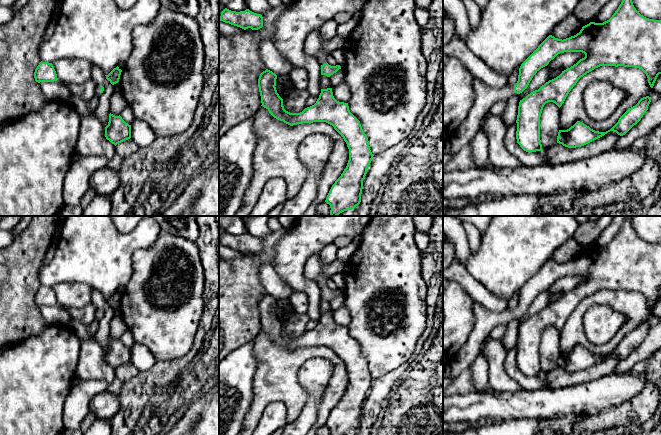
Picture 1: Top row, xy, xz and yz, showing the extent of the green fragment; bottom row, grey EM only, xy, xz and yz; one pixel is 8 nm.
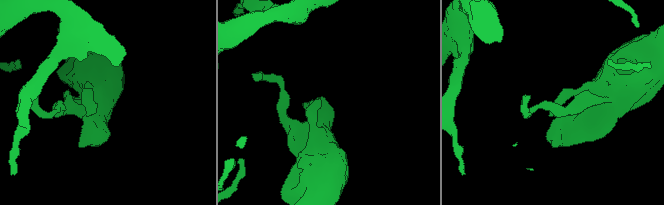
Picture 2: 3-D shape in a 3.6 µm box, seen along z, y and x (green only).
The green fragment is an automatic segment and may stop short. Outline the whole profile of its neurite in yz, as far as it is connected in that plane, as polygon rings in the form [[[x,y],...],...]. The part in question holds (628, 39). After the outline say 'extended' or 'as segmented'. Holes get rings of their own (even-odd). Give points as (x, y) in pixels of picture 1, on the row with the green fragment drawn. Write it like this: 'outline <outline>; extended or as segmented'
outline [[[622,0],[612,17],[603,23],[590,22],[583,26],[579,33],[563,40],[549,35],[521,64],[518,81],[514,86],[506,85],[500,89],[493,89],[474,77],[474,105],[467,118],[448,140],[451,149],[449,154],[443,153],[443,168],[462,147],[468,145],[476,136],[483,118],[496,102],[502,100],[507,102],[514,93],[522,93],[541,68],[547,66],[558,54],[564,52],[582,52],[585,57],[519,102],[516,139],[520,147],[526,152],[543,151],[540,140],[540,117],[544,105],[553,102],[560,108],[578,80],[595,68],[600,66],[639,68],[646,74],[648,83],[653,88],[658,75],[661,74],[661,20],[644,17],[636,10],[632,0]]]; extended

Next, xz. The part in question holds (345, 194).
outline [[[266,69],[258,79],[258,87],[261,96],[261,103],[269,113],[276,119],[293,126],[302,123],[326,122],[343,137],[349,149],[349,160],[341,176],[332,185],[325,202],[330,205],[330,215],[338,216],[340,213],[354,209],[361,202],[363,180],[367,174],[367,169],[373,159],[367,135],[364,133],[360,121],[350,112],[348,103],[337,101],[332,92],[332,88],[321,89],[321,93],[316,103],[305,108],[300,113],[290,113],[284,109],[283,99],[276,90],[277,75]]]; as segmented

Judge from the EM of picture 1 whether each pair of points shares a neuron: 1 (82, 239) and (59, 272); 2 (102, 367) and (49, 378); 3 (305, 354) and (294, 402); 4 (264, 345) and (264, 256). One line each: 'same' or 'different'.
1: same
2: different
3: same
4: different

